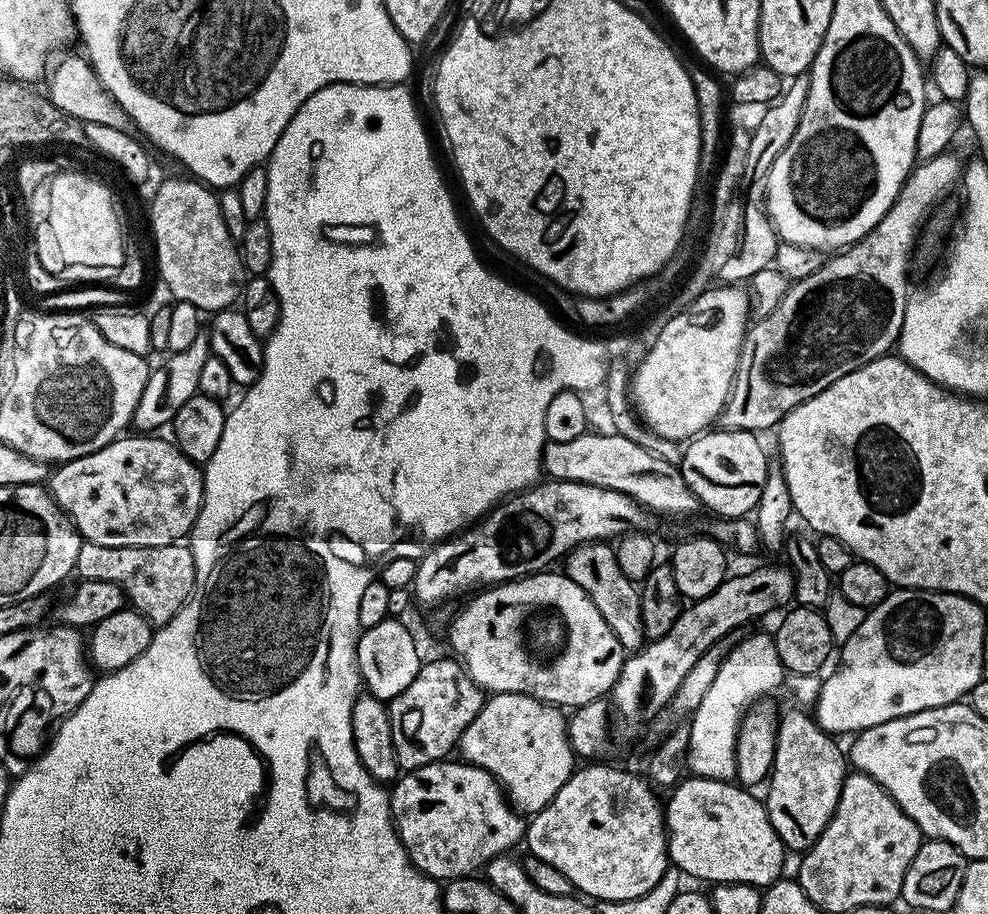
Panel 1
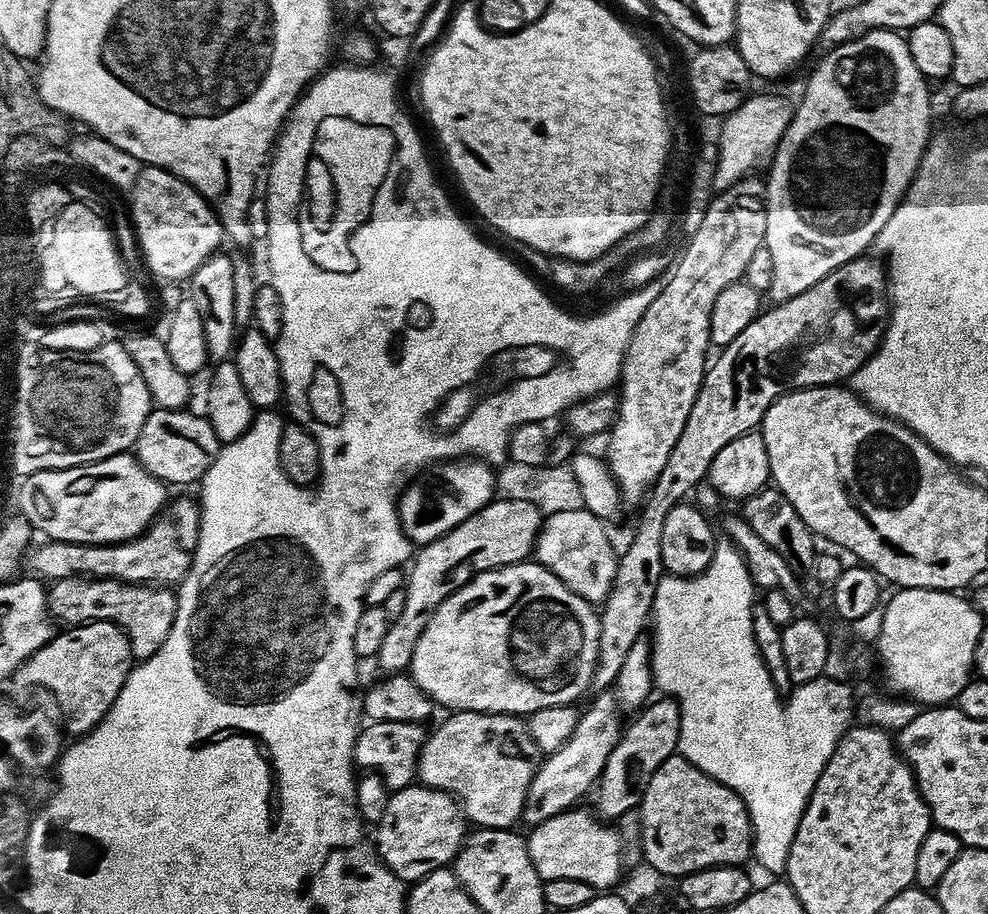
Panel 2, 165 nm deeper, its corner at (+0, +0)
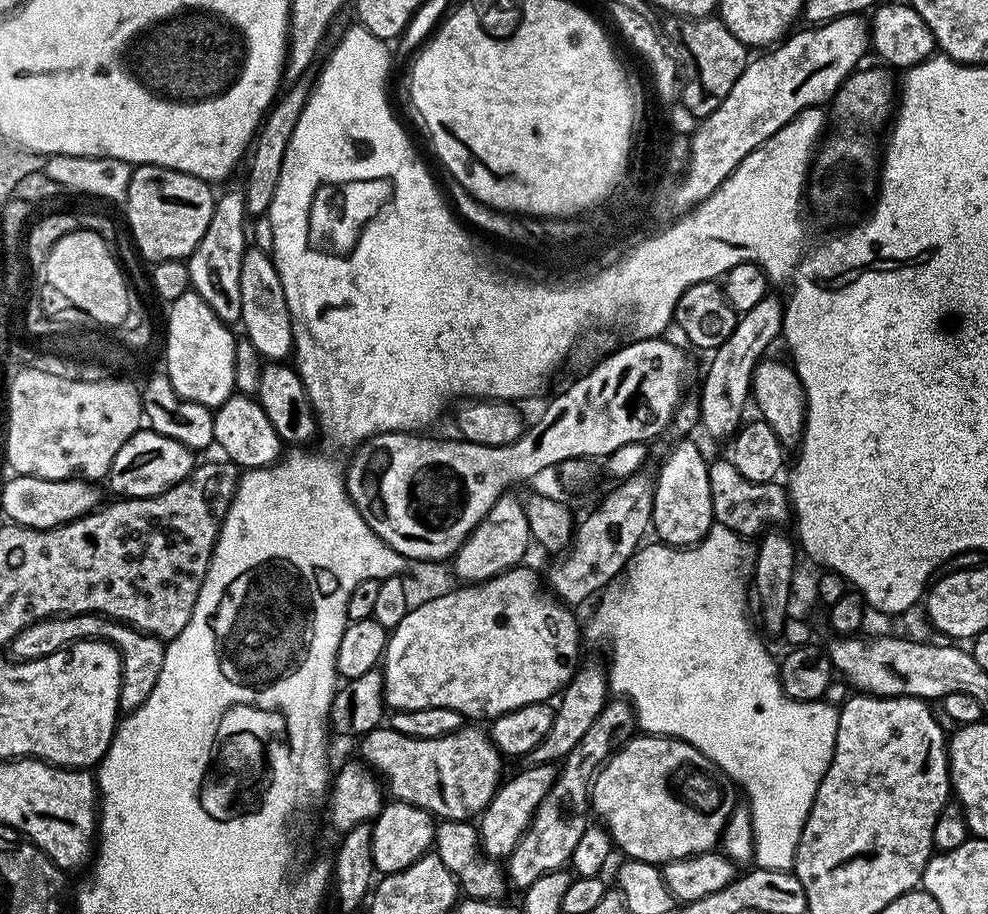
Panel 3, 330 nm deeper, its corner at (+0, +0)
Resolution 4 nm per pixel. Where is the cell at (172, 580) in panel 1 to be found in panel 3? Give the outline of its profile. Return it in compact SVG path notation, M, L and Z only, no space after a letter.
M91 612L77 616L49 616L46 620L35 620L33 624L26 626L12 639L10 656L17 662L46 658L58 650L67 648L70 644L75 644L77 640L101 640L107 644L113 644L118 650L122 666L121 713L127 714L134 711L138 706L142 706L142 702L146 702L146 698L150 698L150 693L154 691L154 685L158 683L158 674L162 670L165 641L140 632L128 624L122 624L118 620L110 620L106 616L96 616Z

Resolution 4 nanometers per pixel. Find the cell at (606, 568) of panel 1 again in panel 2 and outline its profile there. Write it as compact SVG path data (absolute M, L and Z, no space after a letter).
M584 507L547 515L536 540L537 563L551 570L572 592L591 604L602 604L613 586L619 560L605 523Z

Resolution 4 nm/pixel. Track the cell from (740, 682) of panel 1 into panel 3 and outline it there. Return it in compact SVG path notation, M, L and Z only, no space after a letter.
M713 523L711 530L700 542L690 548L679 549L673 548L671 544L651 543L645 543L632 557L623 579L615 586L609 587L599 597L600 605L597 606L596 613L589 618L588 628L586 624L587 643L589 640L592 644L612 644L612 649L608 652L608 660L606 659L608 691L613 697L623 698L631 704L636 711L636 727L641 733L650 736L670 736L673 740L686 741L690 746L697 748L710 762L714 762L729 780L739 787L740 784L744 787L744 792L748 795L746 807L752 816L754 838L752 860L755 867L787 872L796 863L796 851L798 842L802 838L804 823L812 809L818 786L832 761L840 717L837 705L828 704L827 699L792 700L784 693L784 688L780 685L777 657L774 658L768 653L767 646L760 641L761 633L759 631L756 633L752 629L751 622L748 621L748 608L744 605L744 584L746 588L746 573L750 568L750 544L745 537L737 536L734 530L730 530L724 524Z

